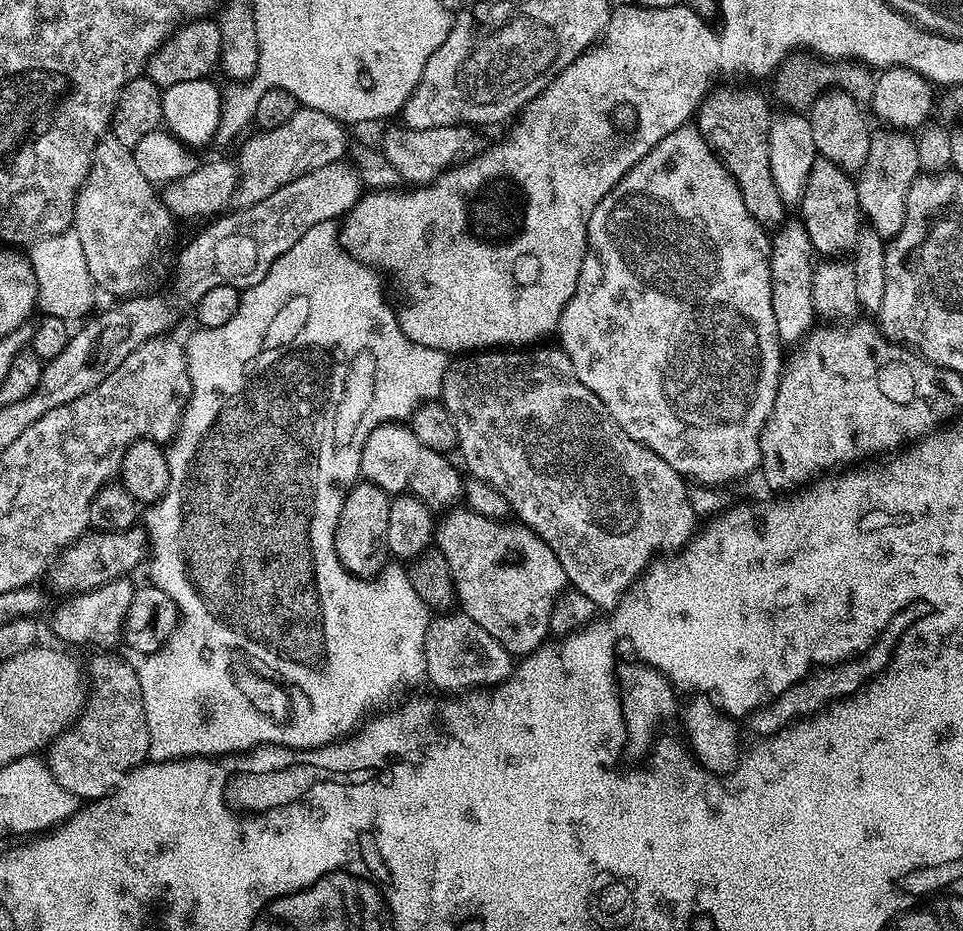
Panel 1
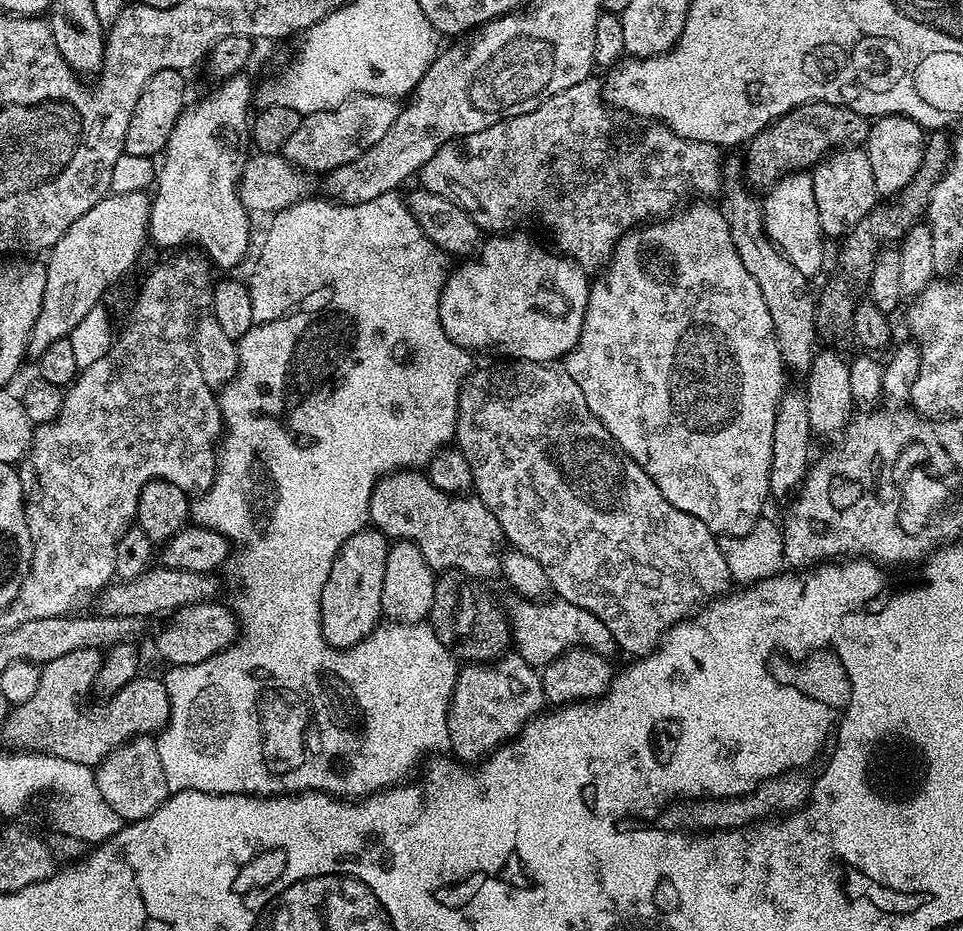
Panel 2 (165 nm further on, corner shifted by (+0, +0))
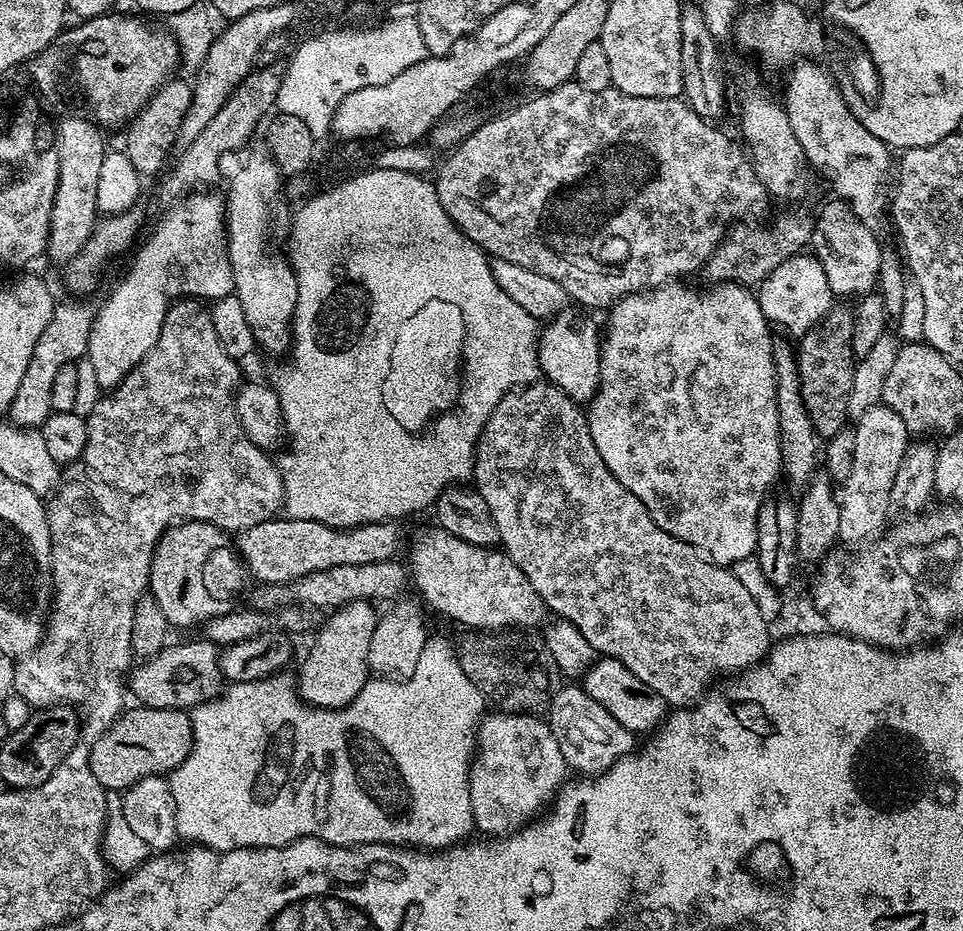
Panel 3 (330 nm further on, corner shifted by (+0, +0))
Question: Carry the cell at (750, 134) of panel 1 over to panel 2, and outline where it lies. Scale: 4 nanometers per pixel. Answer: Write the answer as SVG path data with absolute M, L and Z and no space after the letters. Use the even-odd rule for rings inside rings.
M725 163L722 168L723 191L728 191L728 208L726 215L730 226L730 238L734 238L734 250L738 250L738 258L742 258L742 266L750 270L754 282L758 282L758 290L762 290L762 298L770 309L770 318L774 322L774 334L778 342L780 357L784 360L785 369L792 368L800 374L807 373L812 367L814 349L817 347L818 329L816 327L816 306L818 303L814 292L808 289L809 277L794 270L794 266L785 258L780 249L766 234L764 229L764 205L761 197L751 196L744 189L745 181L739 180L742 168L736 164Z

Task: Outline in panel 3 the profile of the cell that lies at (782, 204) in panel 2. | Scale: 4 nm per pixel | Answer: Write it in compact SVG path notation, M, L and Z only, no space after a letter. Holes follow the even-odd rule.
M797 254L786 258L759 284L758 299L769 325L777 329L788 328L787 335L792 338L799 338L810 331L834 307L834 297L826 282L826 270L812 254Z

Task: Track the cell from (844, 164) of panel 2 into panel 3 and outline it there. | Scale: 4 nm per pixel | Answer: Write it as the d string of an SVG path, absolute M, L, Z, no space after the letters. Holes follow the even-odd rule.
M832 198L820 213L815 213L810 248L826 270L826 282L833 297L863 298L877 287L882 253L876 235L858 218L858 214L854 214L845 200Z

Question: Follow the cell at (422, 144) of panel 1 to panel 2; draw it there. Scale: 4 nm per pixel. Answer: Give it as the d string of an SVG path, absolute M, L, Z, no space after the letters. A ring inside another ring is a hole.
M583 80L570 90L554 94L533 112L499 120L478 134L451 140L420 168L419 187L462 206L488 234L507 233L516 226L511 224L533 216L556 235L555 247L563 255L575 260L585 272L595 273L611 262L616 243L632 229L677 211L689 198L712 198L722 188L722 152L715 144L687 140L655 122L645 123L641 132L631 132L619 128L615 118L613 109L604 102L601 81Z

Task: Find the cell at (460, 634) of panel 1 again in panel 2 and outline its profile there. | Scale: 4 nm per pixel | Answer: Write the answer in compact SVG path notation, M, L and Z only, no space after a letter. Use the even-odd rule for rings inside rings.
M515 654L486 664L465 663L457 671L448 707L448 743L459 763L475 766L514 739L545 707L541 673Z

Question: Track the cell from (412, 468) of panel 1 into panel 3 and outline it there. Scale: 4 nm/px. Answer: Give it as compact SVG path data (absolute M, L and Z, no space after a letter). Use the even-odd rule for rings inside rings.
M431 527L415 536L408 561L413 587L420 591L419 599L428 608L432 607L438 615L456 624L465 624L463 627L468 630L494 633L536 630L545 623L544 599L530 586L530 578L518 570L507 552L474 546L462 542L462 538L456 538L445 528Z

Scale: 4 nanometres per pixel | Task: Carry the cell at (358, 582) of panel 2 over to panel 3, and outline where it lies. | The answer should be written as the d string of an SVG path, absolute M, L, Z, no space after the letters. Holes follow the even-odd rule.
M355 600L335 609L316 632L308 657L300 664L298 691L301 698L315 708L344 708L362 690L370 678L368 655L378 612L366 600Z

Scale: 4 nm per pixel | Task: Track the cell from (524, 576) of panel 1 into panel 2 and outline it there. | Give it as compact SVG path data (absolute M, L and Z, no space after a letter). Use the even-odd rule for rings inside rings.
M512 598L506 604L506 615L512 629L515 655L522 657L537 670L554 662L571 648L591 648L605 658L611 657L611 652L617 651L616 639L610 634L610 630L606 630L602 618L590 614L590 610L582 610L582 606L574 606L559 598L548 598L543 602Z

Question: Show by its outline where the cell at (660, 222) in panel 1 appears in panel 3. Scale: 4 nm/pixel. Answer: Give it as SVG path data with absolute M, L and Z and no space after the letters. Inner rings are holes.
M669 282L660 285L659 288L643 292L632 292L629 296L623 296L617 304L612 305L610 309L612 317L608 320L608 332L606 328L606 335L603 337L600 349L600 385L594 394L594 398L587 405L586 415L588 417L588 425L590 426L590 434L594 438L594 446L598 446L598 454L602 454L610 474L614 474L614 478L618 478L618 482L622 482L622 486L626 486L626 490L630 490L630 494L634 494L634 498L638 498L638 502L642 502L642 506L646 506L650 518L654 518L654 522L658 522L658 526L662 526L664 532L668 532L674 538L678 538L690 546L699 548L705 556L711 559L713 564L733 566L739 560L751 557L755 553L756 523L758 522L759 508L764 504L769 493L773 491L771 488L772 483L776 480L776 476L778 480L782 472L780 466L780 439L778 438L778 406L776 405L776 371L774 370L774 358L772 357L772 346L774 343L773 329L762 314L757 293L753 289L745 288L742 284L716 282L711 285L713 288L709 292L691 292L684 284L687 283Z

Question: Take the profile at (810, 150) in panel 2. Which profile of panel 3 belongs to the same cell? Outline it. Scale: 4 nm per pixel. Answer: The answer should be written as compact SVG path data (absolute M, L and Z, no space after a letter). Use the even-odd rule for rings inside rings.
M784 212L769 228L755 228L748 223L752 222L741 223L735 229L736 240L735 232L734 235L725 236L724 241L716 247L716 253L704 265L703 275L710 276L711 281L731 282L755 289L786 258L803 253L812 242L814 220L811 215L803 216L800 212Z

